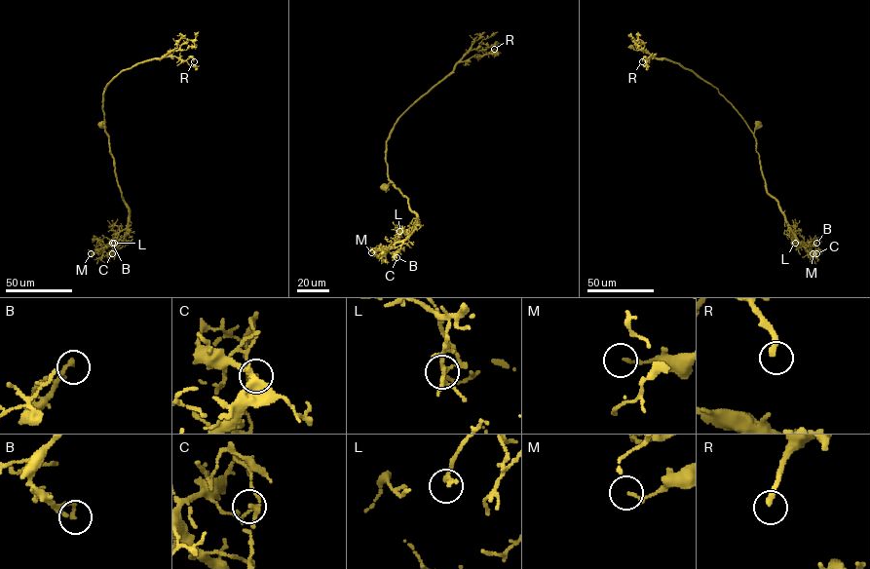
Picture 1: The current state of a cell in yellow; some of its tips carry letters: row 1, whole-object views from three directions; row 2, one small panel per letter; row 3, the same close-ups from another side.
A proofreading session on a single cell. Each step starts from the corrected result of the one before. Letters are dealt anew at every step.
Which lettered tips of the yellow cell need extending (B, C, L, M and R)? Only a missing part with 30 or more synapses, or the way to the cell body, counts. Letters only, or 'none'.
R

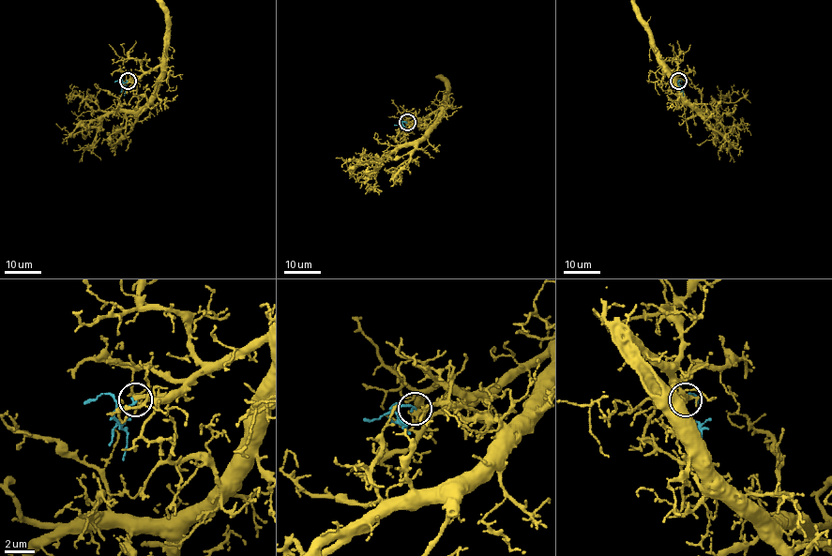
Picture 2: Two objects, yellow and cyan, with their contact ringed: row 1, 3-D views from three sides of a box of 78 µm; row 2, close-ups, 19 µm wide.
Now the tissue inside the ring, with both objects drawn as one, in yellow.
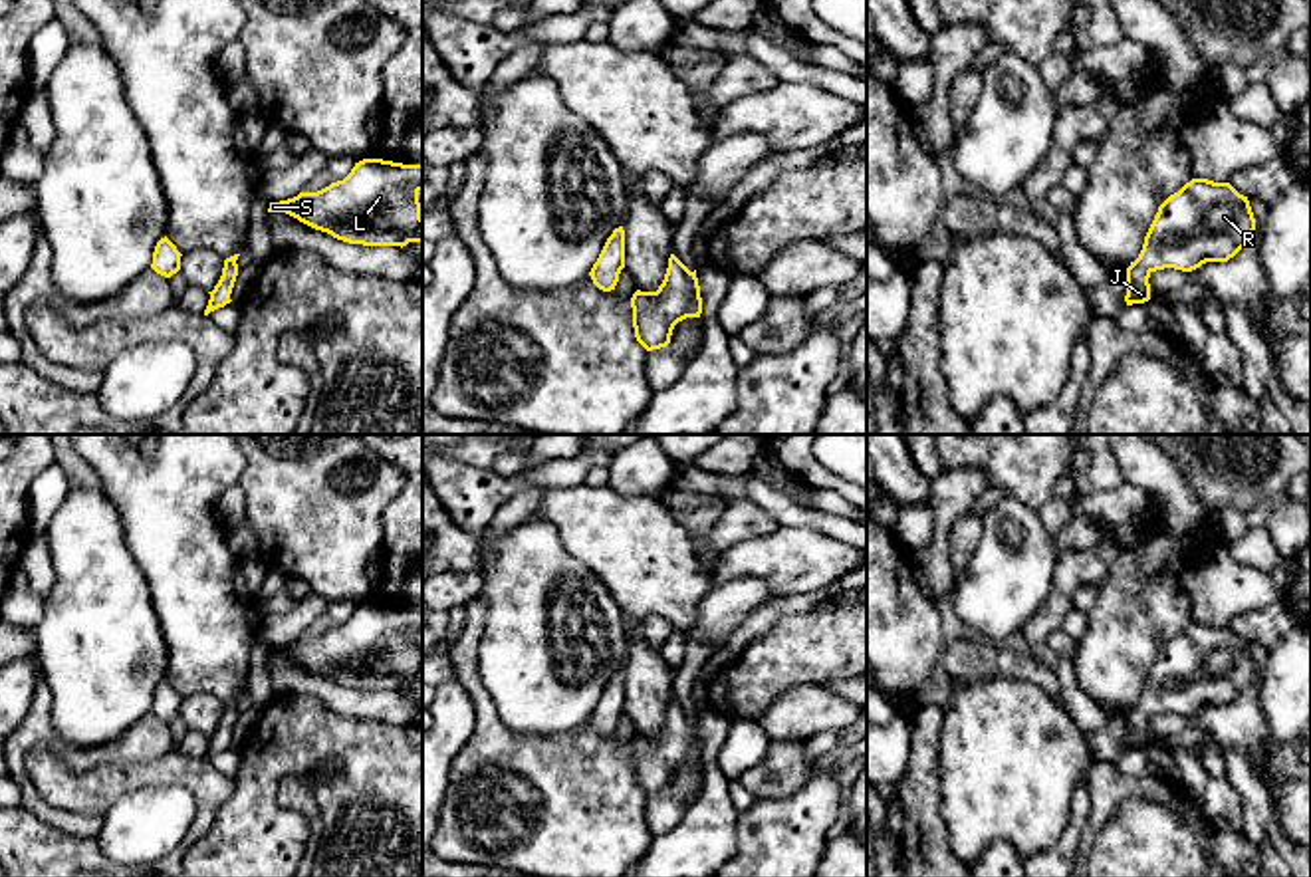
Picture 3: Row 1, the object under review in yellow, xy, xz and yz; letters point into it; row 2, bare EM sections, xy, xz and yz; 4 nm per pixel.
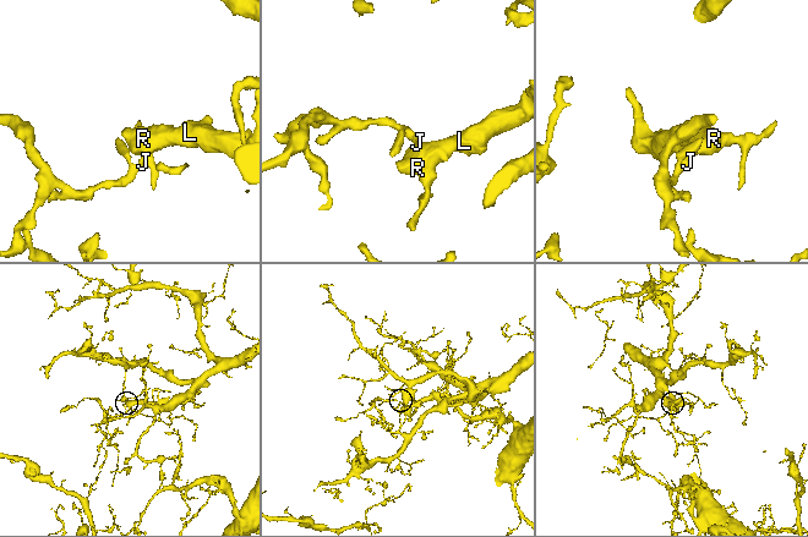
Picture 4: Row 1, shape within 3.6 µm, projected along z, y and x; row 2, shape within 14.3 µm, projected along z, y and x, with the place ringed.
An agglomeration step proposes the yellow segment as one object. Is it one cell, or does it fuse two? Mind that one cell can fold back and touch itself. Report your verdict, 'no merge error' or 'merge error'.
no merge error

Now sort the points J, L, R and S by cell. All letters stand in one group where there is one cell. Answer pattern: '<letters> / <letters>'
J L R S

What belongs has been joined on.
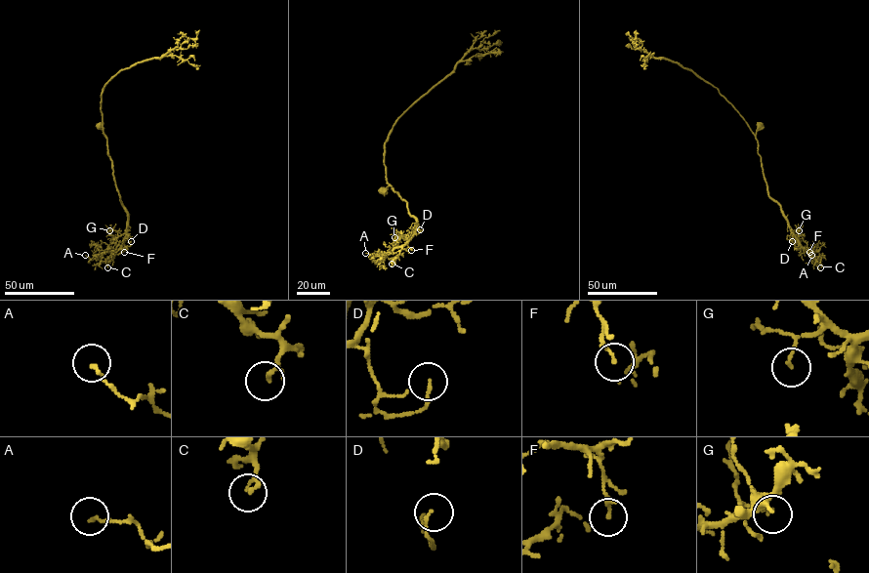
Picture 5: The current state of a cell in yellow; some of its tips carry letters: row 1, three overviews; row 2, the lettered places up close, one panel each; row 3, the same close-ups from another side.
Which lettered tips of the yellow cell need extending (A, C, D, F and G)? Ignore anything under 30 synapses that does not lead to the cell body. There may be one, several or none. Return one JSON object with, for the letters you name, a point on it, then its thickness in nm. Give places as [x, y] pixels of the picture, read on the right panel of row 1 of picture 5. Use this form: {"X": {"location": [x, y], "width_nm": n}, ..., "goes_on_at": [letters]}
{"goes_on_at": []}

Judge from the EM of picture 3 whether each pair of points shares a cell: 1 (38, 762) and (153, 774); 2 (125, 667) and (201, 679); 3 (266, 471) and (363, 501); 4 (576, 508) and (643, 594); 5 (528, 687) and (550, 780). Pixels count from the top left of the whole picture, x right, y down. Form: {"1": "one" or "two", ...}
{"1": "one", "2": "two", "3": "one", "4": "one", "5": "two"}

